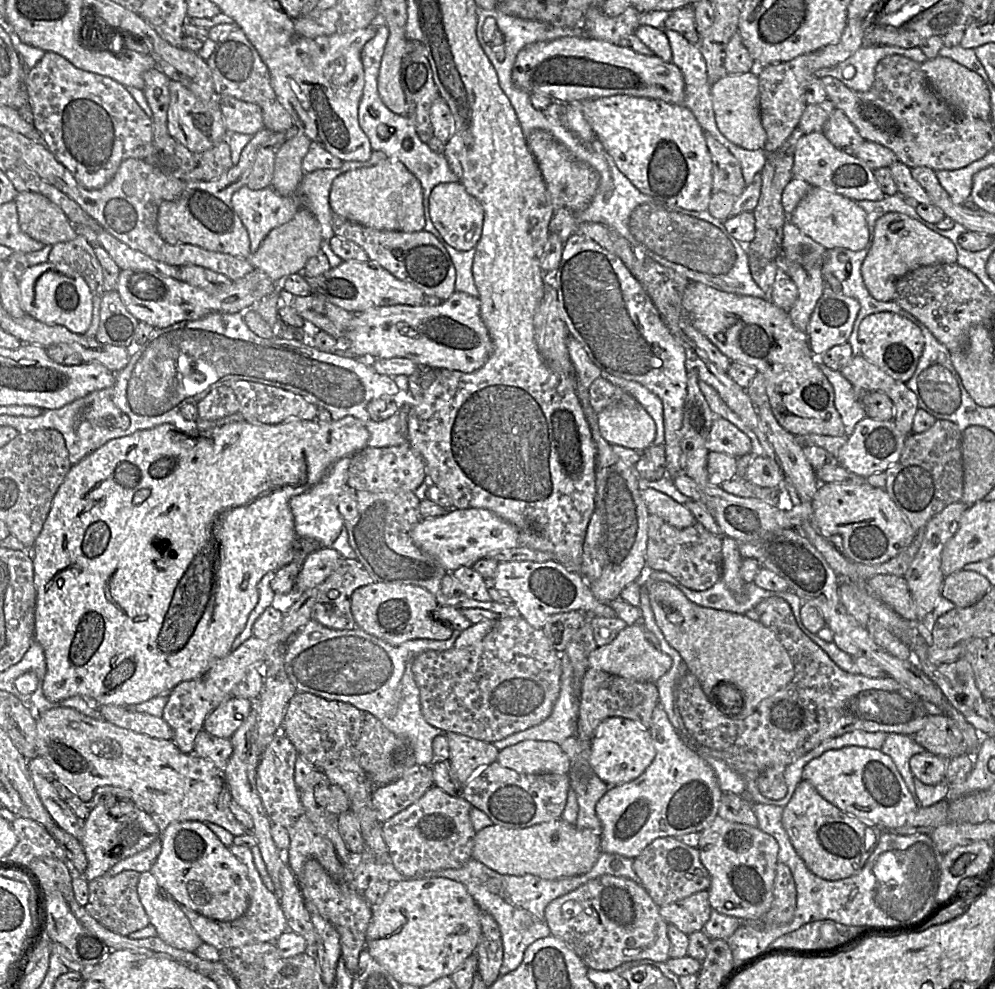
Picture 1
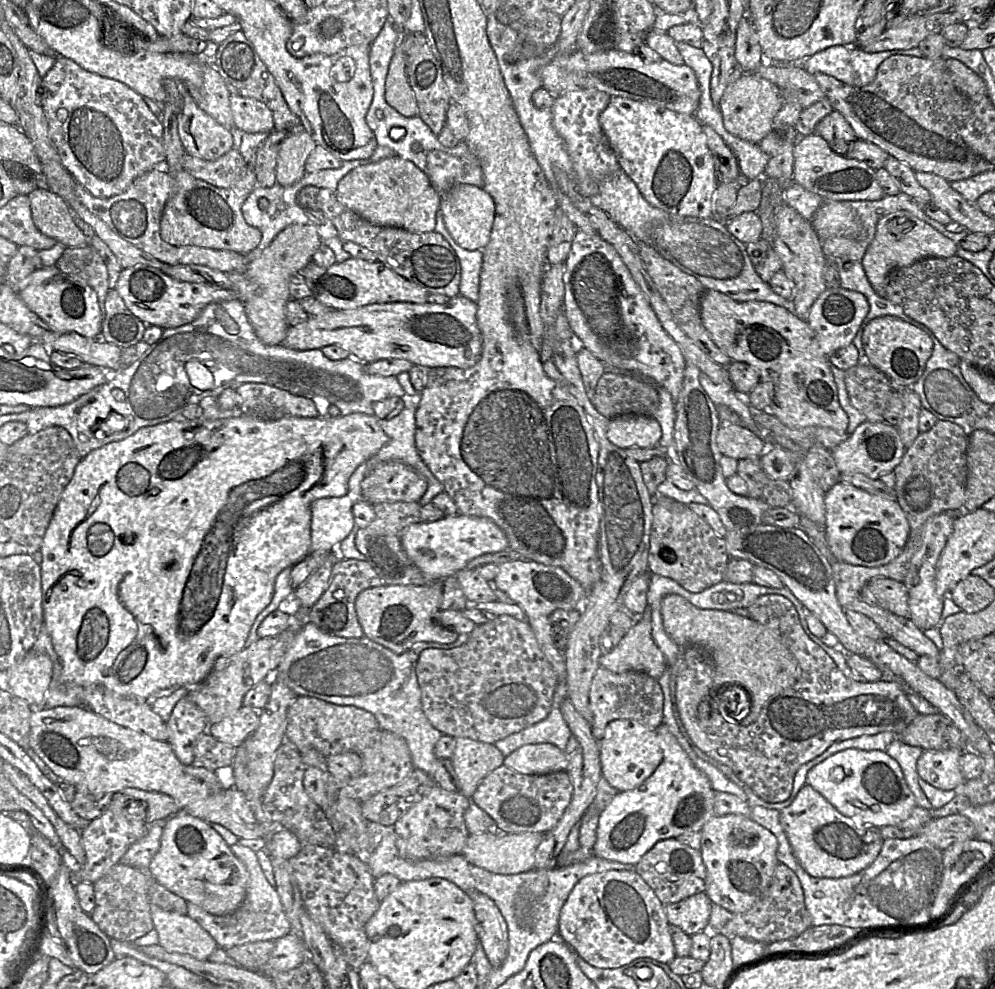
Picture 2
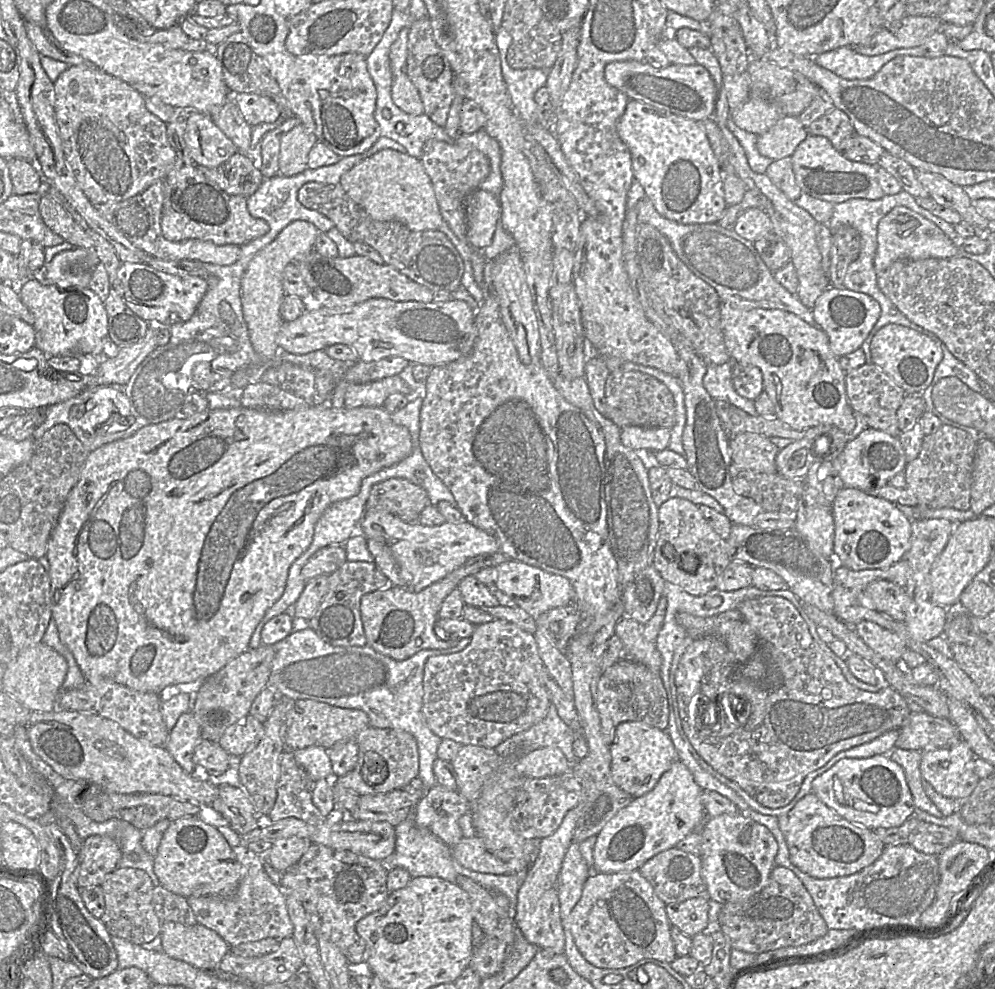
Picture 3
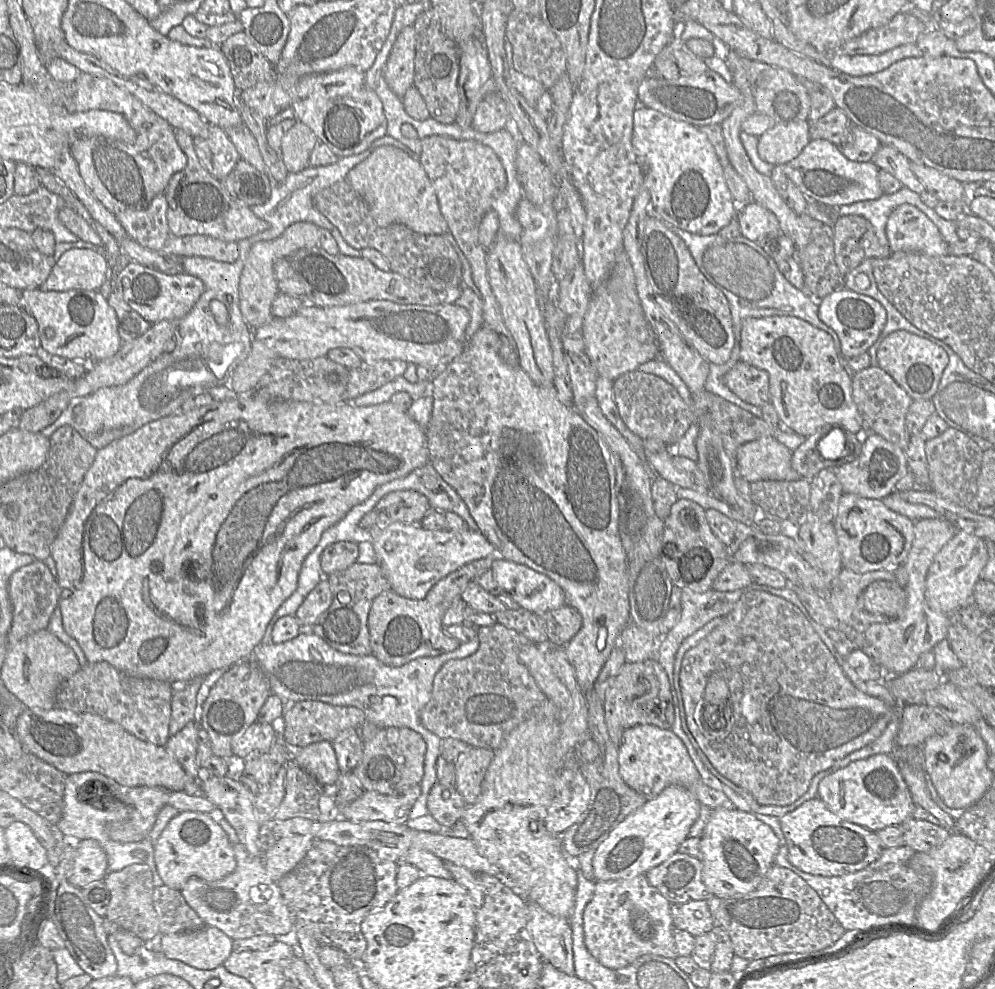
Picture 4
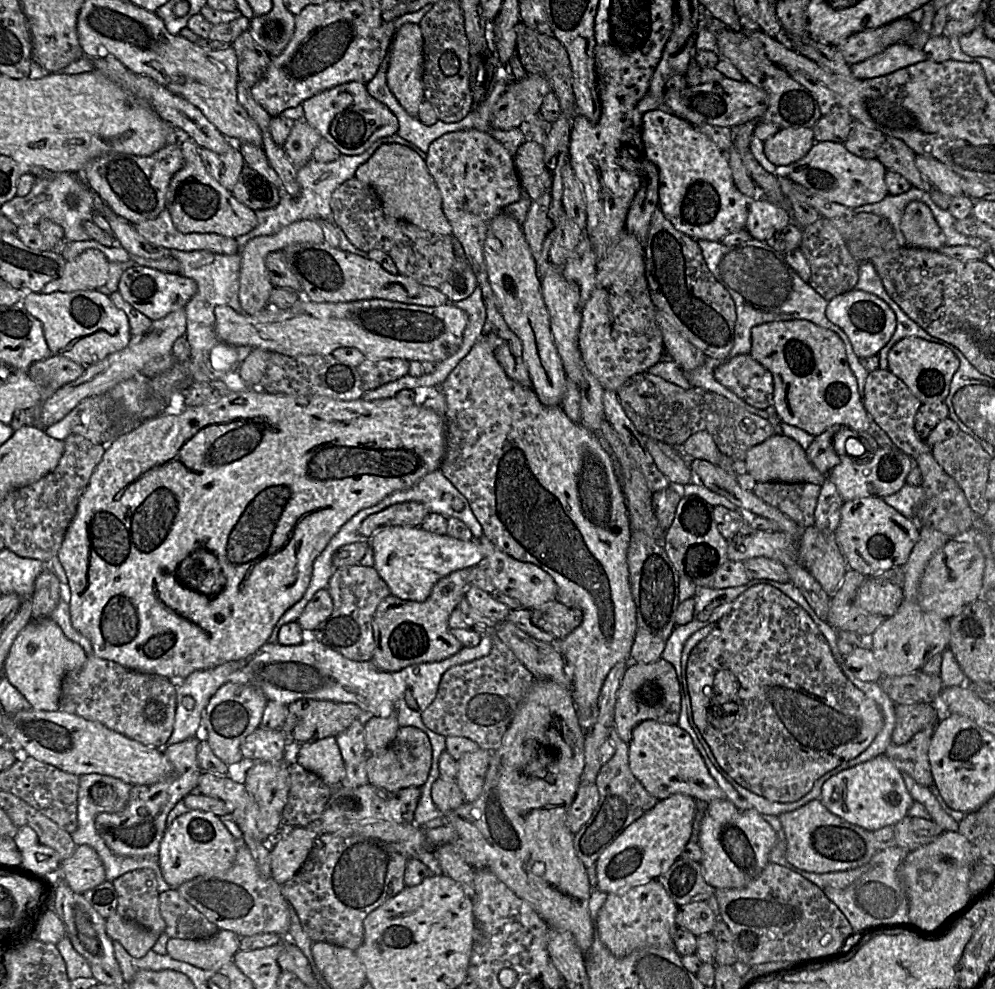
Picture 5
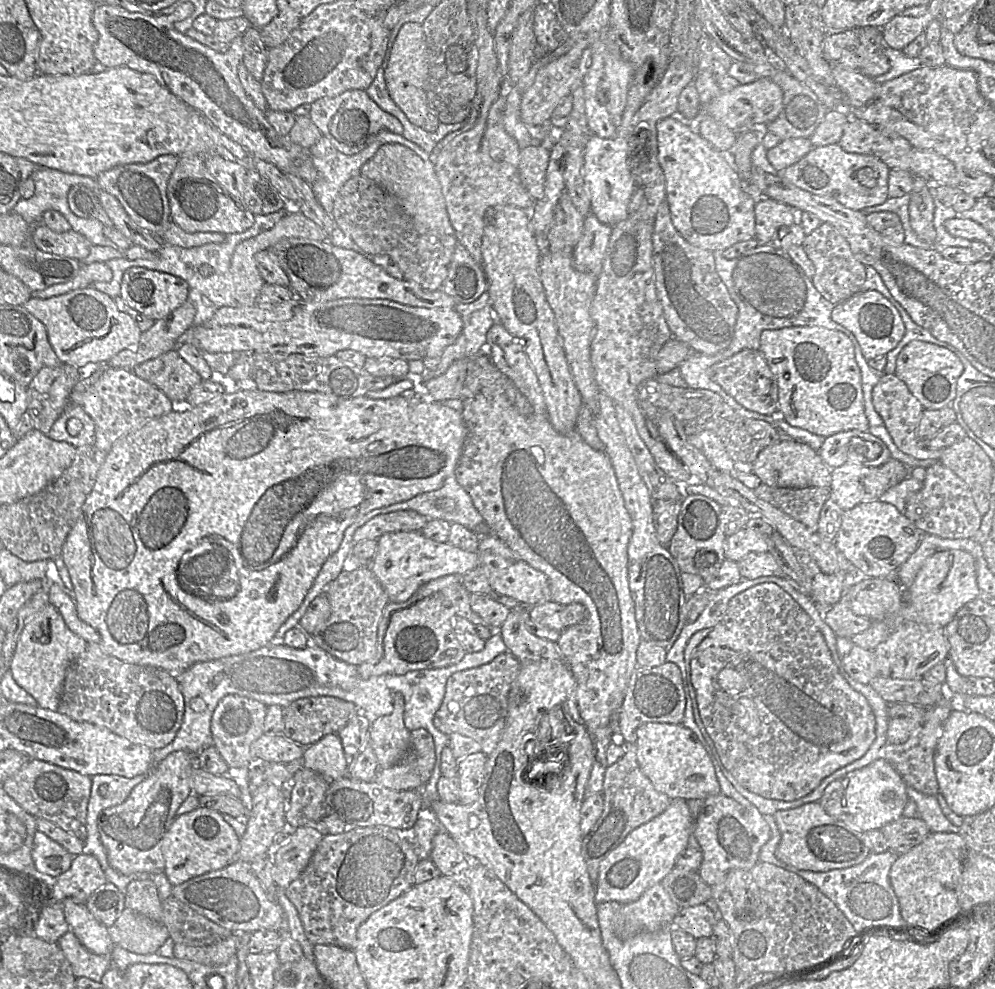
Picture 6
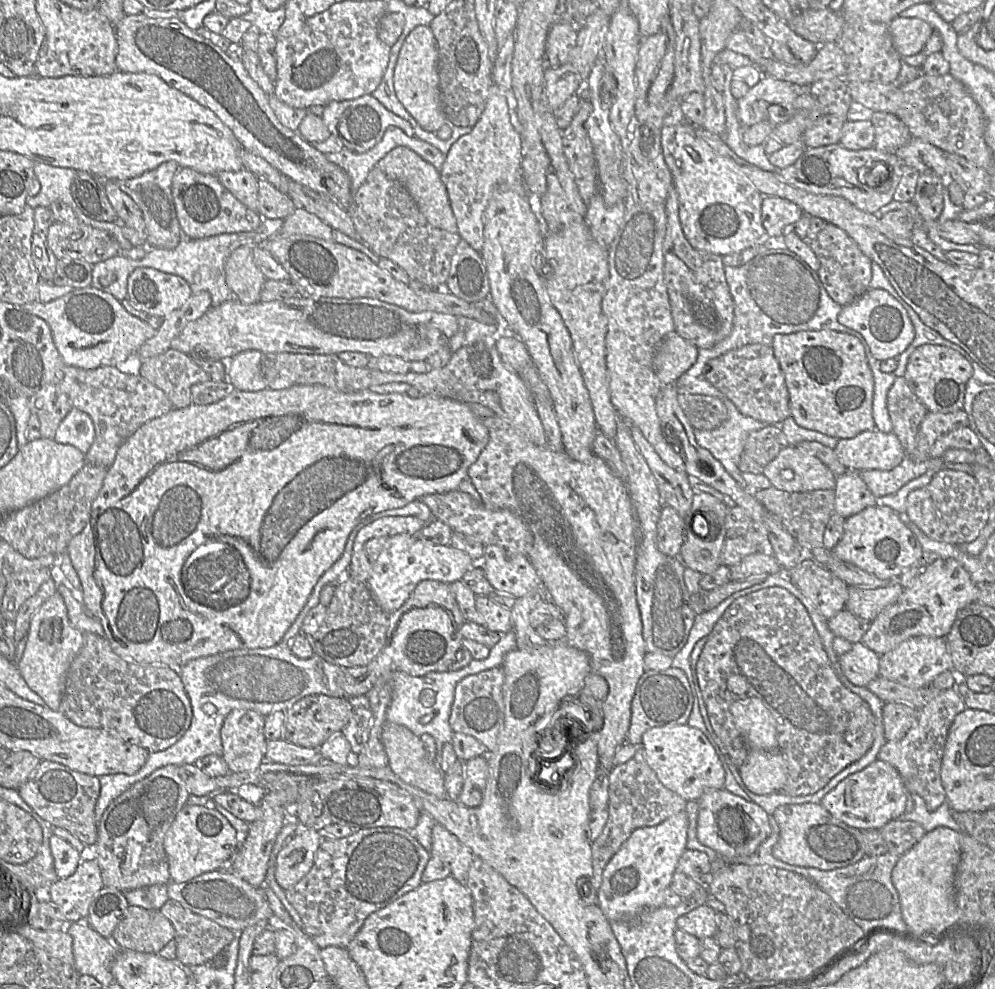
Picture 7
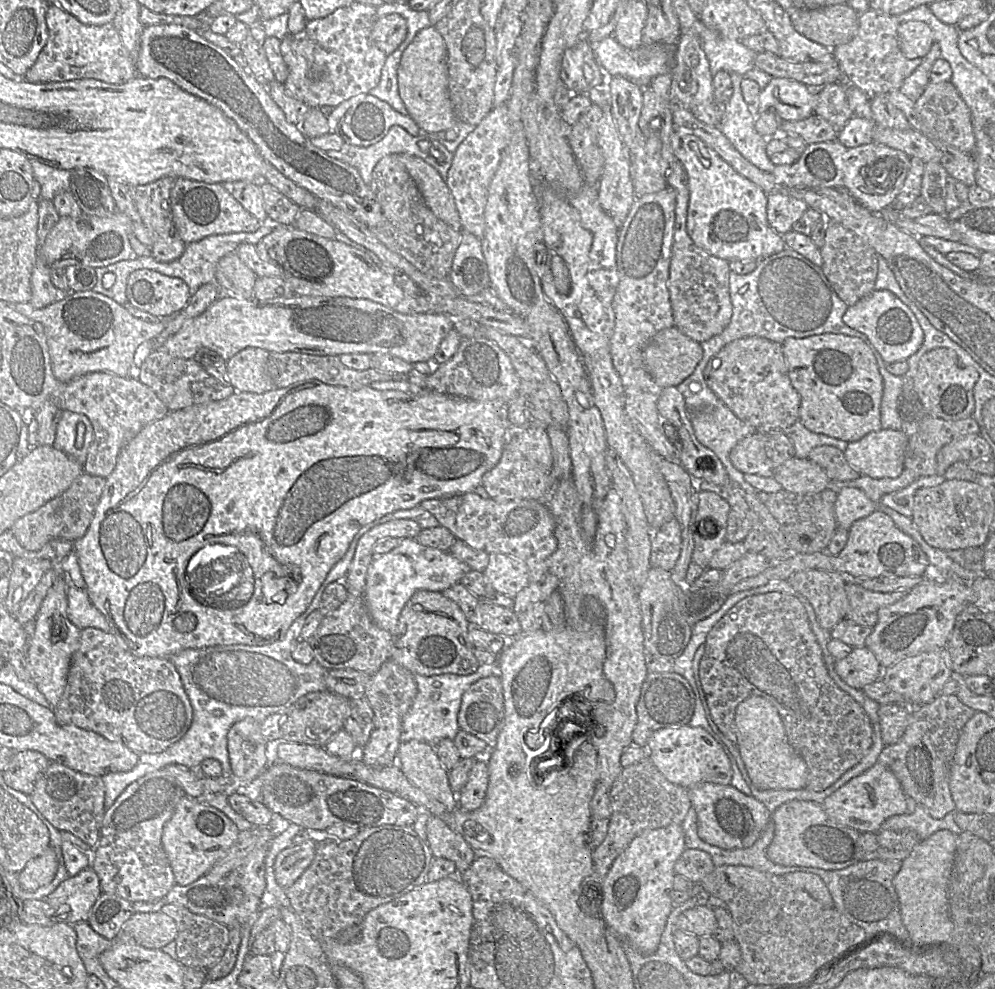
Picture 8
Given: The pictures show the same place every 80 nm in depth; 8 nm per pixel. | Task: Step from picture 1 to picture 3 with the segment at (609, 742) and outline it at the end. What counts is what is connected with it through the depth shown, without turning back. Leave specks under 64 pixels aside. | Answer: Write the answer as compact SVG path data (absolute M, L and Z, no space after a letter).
M638 721L623 722L617 726L610 752L613 781L634 798L650 792L673 762L678 760L677 751L666 731Z

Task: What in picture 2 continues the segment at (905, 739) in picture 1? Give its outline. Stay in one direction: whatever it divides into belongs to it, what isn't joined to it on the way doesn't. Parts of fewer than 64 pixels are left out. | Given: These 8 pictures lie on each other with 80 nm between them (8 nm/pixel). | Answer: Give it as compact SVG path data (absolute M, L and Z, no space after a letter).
M896 737L887 747L886 753L901 767L904 779L914 795L916 806L932 809L932 805L919 785L917 761L924 750L920 747L910 746Z

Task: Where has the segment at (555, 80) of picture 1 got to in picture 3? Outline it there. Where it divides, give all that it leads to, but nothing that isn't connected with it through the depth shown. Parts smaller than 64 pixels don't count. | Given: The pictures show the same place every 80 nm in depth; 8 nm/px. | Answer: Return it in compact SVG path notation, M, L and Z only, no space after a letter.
M646 61L612 62L605 67L605 79L611 86L636 100L684 118L702 122L712 118L718 93L709 71L699 64L655 68Z

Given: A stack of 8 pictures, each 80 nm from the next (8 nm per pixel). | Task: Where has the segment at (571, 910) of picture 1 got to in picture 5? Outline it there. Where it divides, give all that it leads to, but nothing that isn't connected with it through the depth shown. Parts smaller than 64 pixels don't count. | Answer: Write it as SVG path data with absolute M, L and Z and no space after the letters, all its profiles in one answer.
M653 879L635 886L622 894L608 894L594 920L601 942L616 957L625 957L637 949L673 947L673 935L677 928L675 916L678 905L663 885Z

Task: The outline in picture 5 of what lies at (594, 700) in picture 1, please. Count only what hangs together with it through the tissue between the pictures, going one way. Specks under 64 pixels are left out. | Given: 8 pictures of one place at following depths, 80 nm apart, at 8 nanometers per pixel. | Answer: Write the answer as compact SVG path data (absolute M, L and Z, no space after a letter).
M663 659L652 663L636 663L629 660L615 704L613 730L618 736L629 743L633 728L640 722L654 720L665 724L677 724L680 712L680 685L673 665Z

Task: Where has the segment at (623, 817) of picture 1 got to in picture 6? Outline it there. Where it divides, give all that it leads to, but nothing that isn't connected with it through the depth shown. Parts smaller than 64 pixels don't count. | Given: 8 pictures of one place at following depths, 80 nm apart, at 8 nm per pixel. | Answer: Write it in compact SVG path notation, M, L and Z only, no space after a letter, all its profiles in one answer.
M672 799L669 806L660 815L631 831L623 842L601 862L596 885L596 904L607 901L615 901L620 904L634 902L647 889L661 883L663 878L676 866L676 862L682 852L688 848L690 832L691 813L687 800Z

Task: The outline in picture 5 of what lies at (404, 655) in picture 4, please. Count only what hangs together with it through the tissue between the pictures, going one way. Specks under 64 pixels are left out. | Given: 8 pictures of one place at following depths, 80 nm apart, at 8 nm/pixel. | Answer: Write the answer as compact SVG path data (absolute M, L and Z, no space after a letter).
M472 569L456 570L441 578L424 601L403 600L390 594L379 603L372 622L375 642L372 663L377 669L396 672L414 664L441 661L463 647L450 633L448 620L470 585Z

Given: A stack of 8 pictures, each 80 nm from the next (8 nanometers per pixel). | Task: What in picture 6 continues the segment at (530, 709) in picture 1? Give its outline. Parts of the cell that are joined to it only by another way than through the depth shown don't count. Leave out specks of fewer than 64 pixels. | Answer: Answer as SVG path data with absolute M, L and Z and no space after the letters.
M506 651L487 664L452 674L446 682L442 704L434 715L434 726L448 736L457 733L474 739L481 745L482 752L490 755L505 728L508 694L520 668L520 661Z

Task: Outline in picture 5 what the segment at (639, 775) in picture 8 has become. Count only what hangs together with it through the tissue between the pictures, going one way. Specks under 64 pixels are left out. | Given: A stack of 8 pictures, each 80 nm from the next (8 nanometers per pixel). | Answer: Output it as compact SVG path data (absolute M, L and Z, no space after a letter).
M611 730L608 740L615 747L613 757L604 763L597 774L595 785L599 792L598 803L590 818L574 834L575 852L583 865L595 866L602 853L634 821L651 810L659 801L649 794L629 767L629 744Z

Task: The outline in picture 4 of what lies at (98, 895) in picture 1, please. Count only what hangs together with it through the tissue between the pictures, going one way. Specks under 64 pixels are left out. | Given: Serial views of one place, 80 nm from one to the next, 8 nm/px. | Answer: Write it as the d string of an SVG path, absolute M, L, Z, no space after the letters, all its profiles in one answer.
M132 864L120 871L108 872L104 882L110 892L106 918L119 928L131 932L144 942L160 932L160 923L153 905L153 875L148 865Z

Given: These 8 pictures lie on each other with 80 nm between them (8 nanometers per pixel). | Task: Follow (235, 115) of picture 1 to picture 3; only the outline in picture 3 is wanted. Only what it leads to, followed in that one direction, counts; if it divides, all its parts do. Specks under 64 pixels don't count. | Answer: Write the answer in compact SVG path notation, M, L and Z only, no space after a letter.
M235 93L234 102L250 126L272 123L281 117L279 106L266 96L254 93Z

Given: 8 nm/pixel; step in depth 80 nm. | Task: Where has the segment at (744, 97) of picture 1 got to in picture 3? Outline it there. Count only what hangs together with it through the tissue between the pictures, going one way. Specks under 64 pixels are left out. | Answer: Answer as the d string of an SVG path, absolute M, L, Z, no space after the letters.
M749 97L732 113L730 119L738 128L759 136L774 126L783 116L777 104Z

